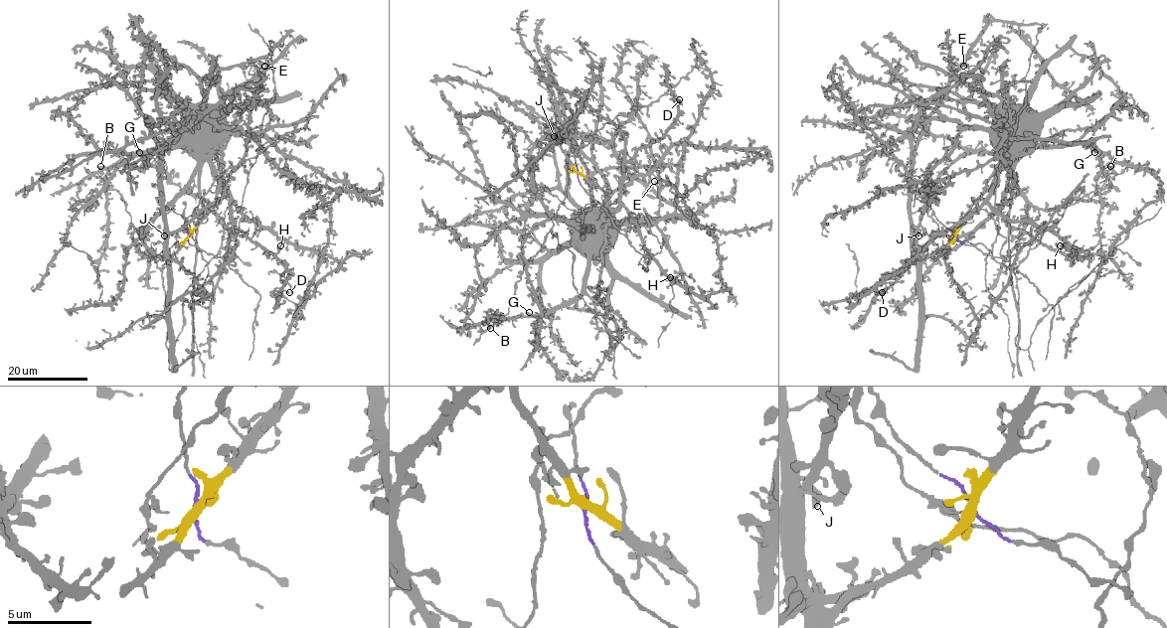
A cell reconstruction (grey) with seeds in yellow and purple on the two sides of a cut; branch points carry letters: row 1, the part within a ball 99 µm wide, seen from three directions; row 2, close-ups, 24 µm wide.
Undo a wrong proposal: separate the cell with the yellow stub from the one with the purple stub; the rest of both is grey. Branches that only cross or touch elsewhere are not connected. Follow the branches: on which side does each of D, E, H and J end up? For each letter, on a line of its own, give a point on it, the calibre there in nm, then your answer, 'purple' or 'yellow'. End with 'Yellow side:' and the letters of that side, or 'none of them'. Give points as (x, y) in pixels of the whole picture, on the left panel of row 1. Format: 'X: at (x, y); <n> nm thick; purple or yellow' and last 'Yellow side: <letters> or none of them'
D: at (289, 292); 200 nm thick; purple
E: at (264, 66); 480 nm thick; yellow
H: at (280, 245); 320 nm thick; purple
J: at (164, 235); 420 nm thick; yellow
Yellow side: E, J

